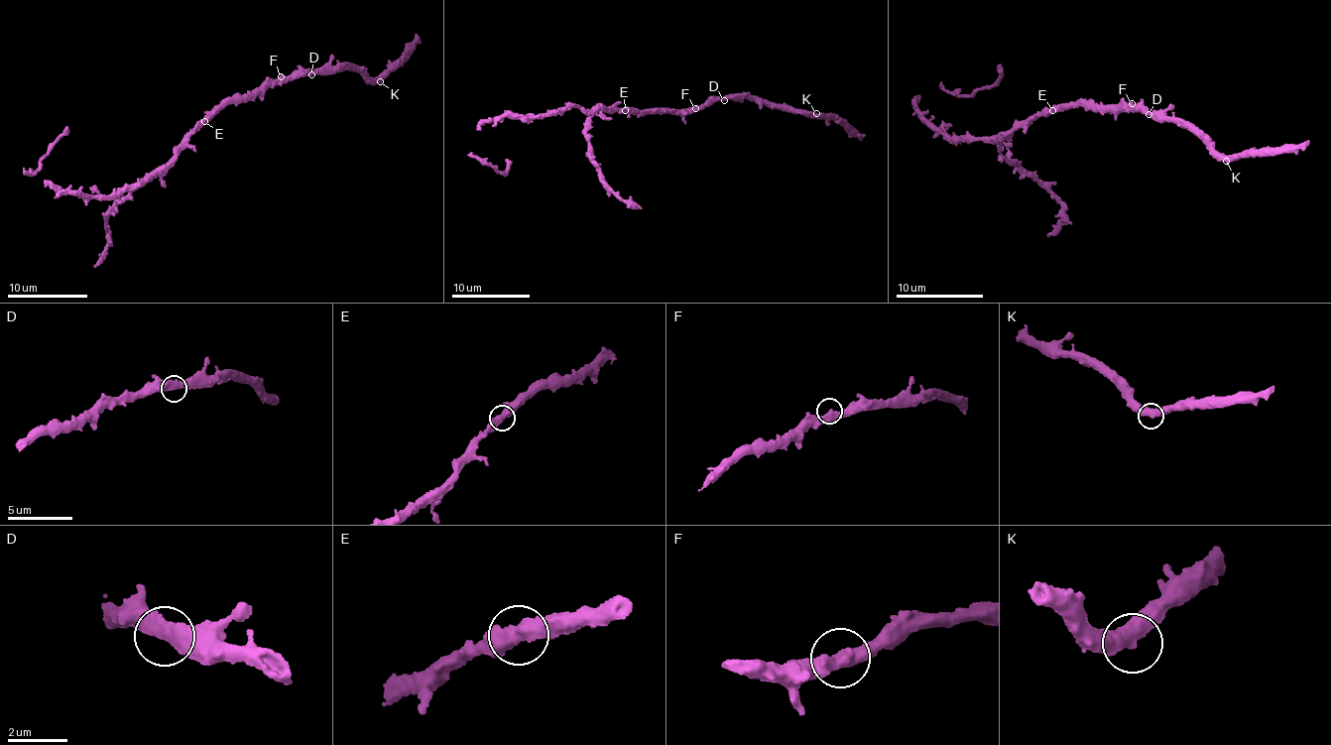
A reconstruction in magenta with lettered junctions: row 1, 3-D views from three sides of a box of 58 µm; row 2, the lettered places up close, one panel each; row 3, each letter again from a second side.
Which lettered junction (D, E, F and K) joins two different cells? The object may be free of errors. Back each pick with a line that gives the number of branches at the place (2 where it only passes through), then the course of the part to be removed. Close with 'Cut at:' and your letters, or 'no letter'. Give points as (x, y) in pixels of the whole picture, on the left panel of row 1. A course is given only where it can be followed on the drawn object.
Cut at: no letter

